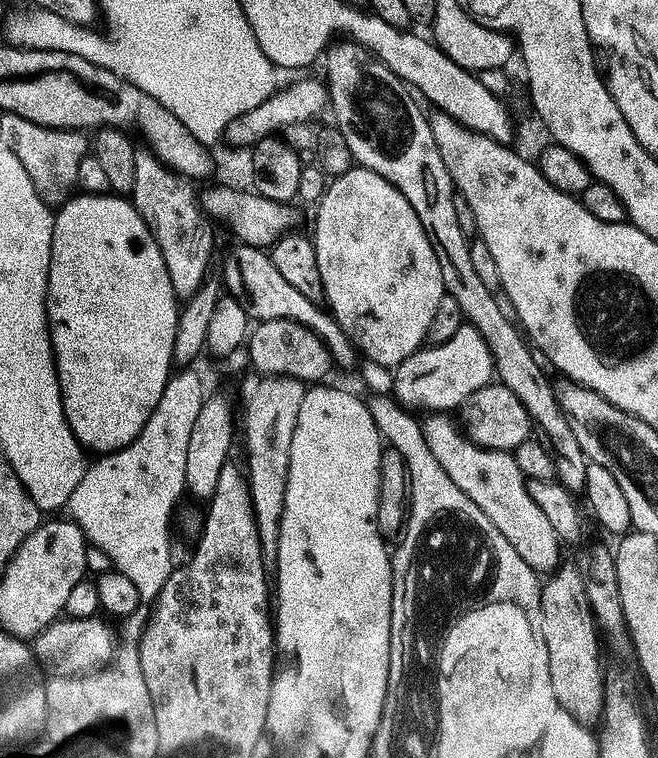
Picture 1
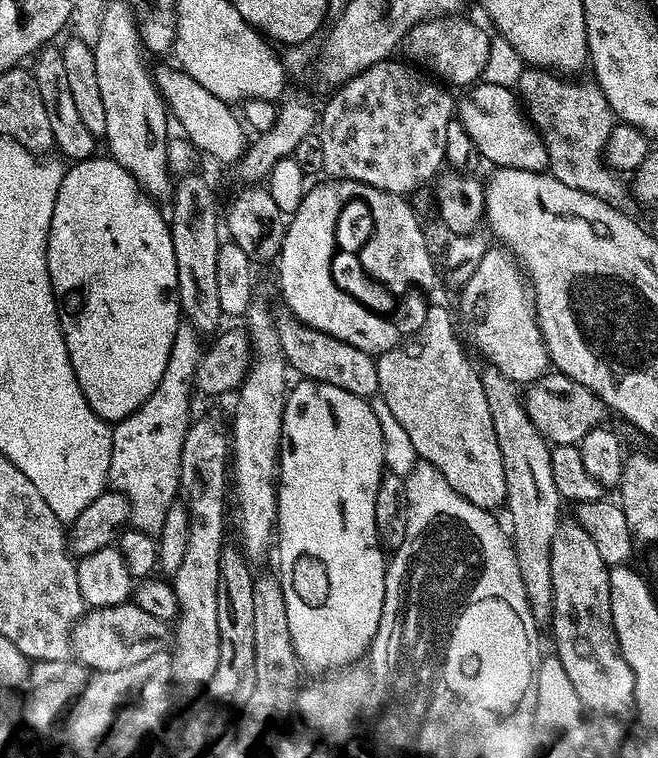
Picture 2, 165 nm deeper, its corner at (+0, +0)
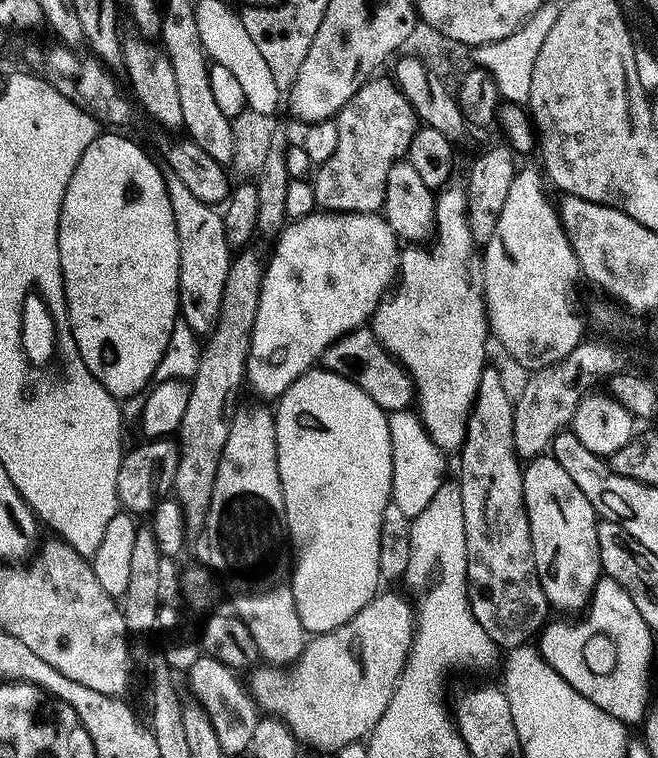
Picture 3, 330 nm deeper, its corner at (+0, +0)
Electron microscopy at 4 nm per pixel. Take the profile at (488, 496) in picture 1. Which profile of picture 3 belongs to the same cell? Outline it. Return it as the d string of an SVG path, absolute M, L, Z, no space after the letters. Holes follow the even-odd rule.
M449 186L439 193L434 236L436 246L432 249L428 249L428 246L408 246L403 249L398 283L391 295L380 301L376 315L370 321L372 331L385 350L411 374L416 384L420 421L446 454L459 453L467 442L468 423L475 409L484 369L489 363L490 341L488 302L484 298L484 257L470 230L467 191L463 187L456 187Z

